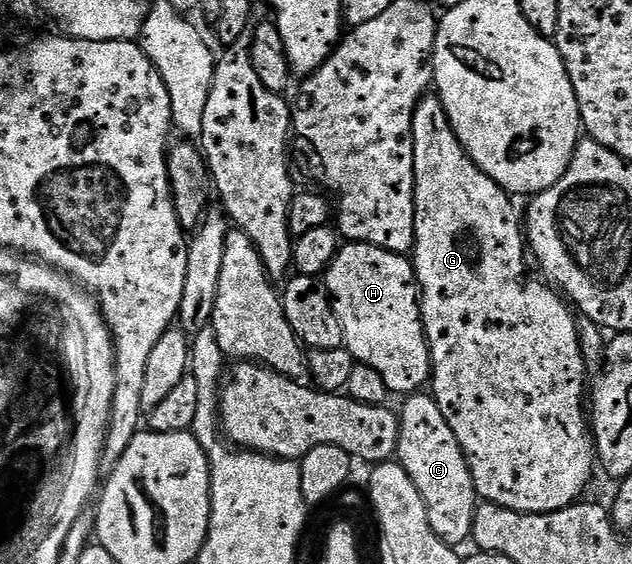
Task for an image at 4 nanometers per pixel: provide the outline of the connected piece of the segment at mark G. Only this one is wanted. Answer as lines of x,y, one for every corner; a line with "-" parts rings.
437,95
423,96
413,111
413,167
415,168
413,264
415,280
419,282
419,310
423,313
423,329
427,332
427,346
431,348
430,392
441,407
441,415
445,415
445,423
449,423
453,435
457,435
457,443
461,443
461,451
473,475
475,490
486,504
500,505
518,513
561,511
576,504
586,494
583,492
591,481
591,472
596,472
597,469
595,442
589,417
585,412
585,390
589,385
589,377
587,381
588,362
584,358
583,349
579,346
580,322
575,321
576,314
562,292
556,291
546,280
538,281
535,277
527,277
529,253
525,248
525,229
521,224
520,210
519,213
515,210
515,205
511,202
514,201
512,194
506,193
493,178
485,175
485,171
478,169
470,155
463,150
463,145
449,123
449,115

